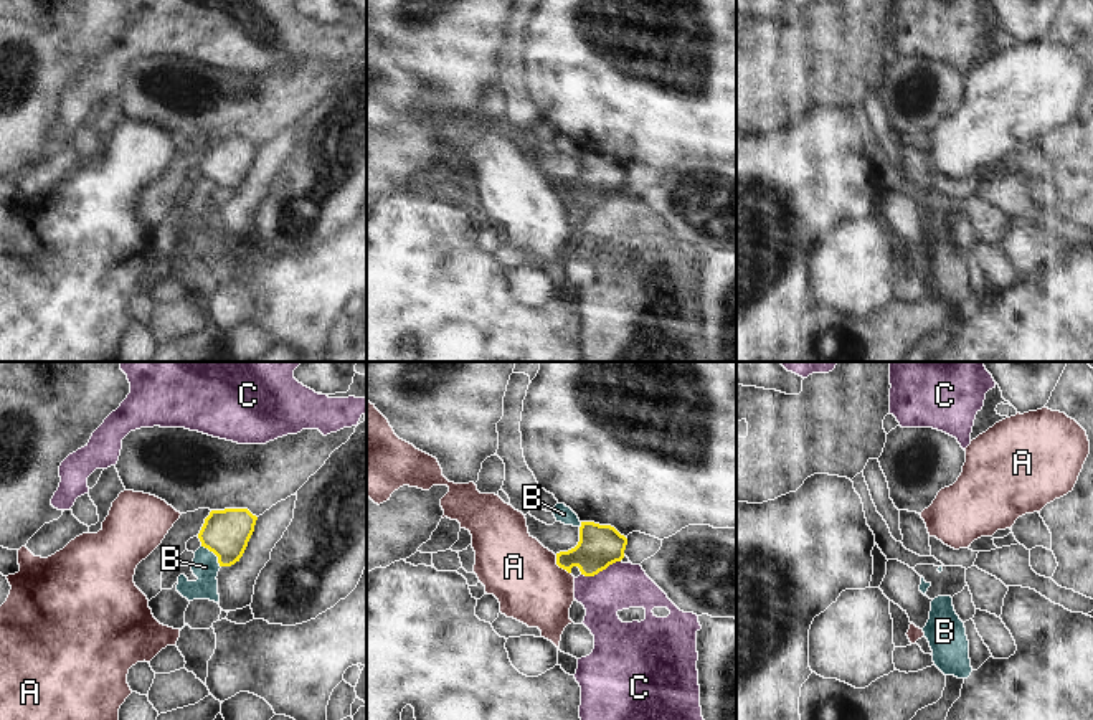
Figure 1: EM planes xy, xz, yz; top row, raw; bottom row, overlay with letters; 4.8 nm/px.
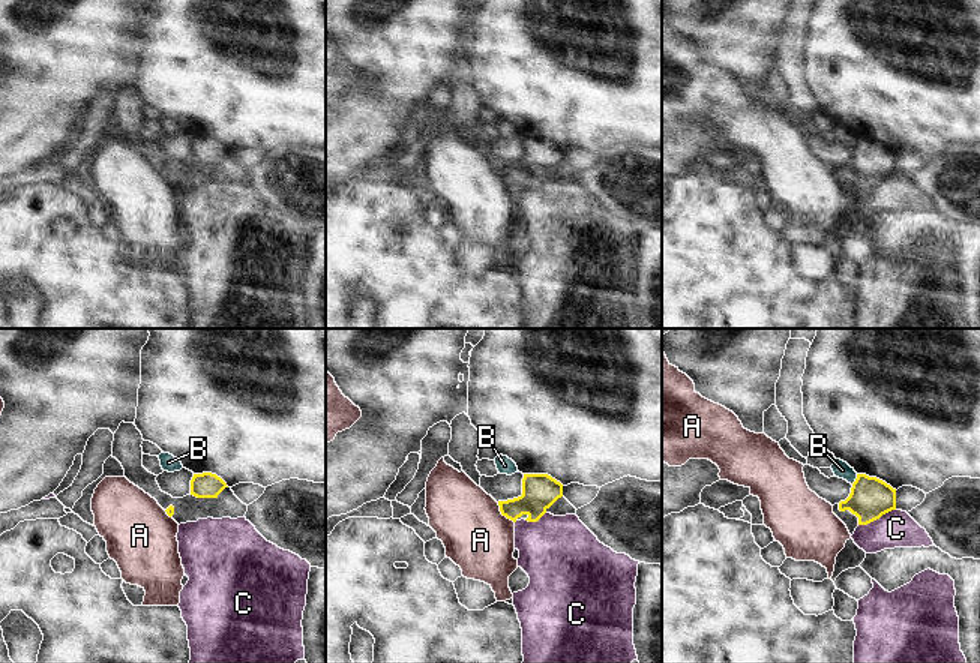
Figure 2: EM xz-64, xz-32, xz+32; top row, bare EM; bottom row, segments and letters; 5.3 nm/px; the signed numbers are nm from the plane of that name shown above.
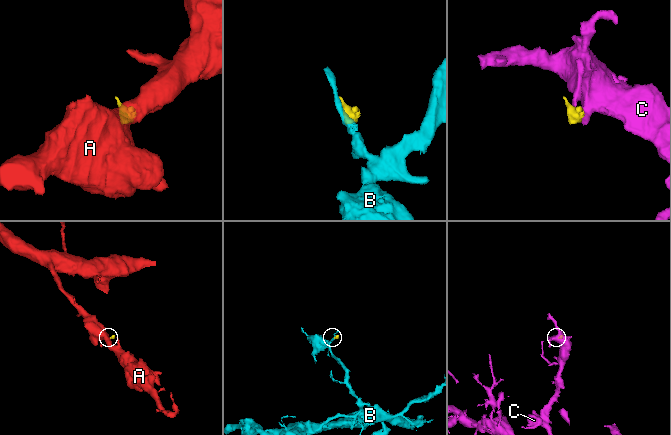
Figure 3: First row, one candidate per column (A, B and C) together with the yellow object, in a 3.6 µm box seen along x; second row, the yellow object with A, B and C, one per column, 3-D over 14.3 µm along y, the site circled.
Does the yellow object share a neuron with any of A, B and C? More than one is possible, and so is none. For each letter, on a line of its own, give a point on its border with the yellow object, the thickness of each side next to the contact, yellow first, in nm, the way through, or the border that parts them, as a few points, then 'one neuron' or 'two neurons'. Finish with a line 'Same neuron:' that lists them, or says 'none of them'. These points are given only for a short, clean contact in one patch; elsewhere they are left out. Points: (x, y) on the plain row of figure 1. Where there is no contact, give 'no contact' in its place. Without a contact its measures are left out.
A: meets yellow in xz at (560, 197); 200 nm thick on the yellow side, 340 nm on the other; border along xz (555, 185), (555, 192), (570, 203); two neurons
B: meets yellow in xy at (215, 184); 220 nm thick on the yellow side, 140 nm on the other; border along xy (202, 175), (217, 187), (220, 197); two neurons
C: meets yellow in xz at (600, 200); 200 nm thick on the yellow side, 220 nm on the other; border along xz (619, 190), (593, 205), (581, 205); two neurons
Same neuron: none of them

